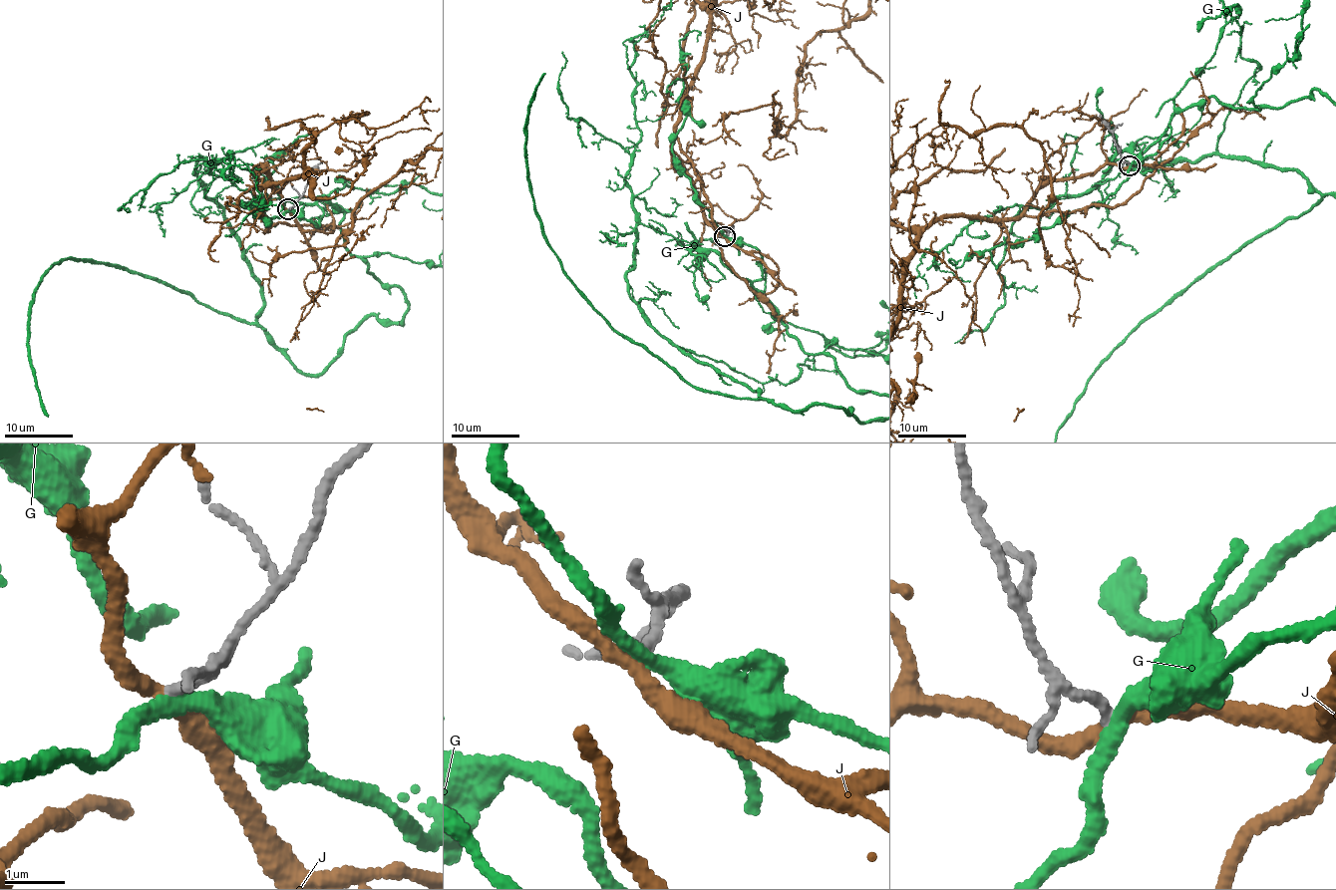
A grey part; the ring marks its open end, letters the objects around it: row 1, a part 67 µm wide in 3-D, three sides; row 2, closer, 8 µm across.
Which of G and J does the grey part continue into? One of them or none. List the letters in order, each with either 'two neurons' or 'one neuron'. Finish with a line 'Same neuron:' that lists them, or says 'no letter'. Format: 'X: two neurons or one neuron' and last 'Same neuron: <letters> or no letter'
G: two neurons
J: two neurons
Same neuron: no letter

